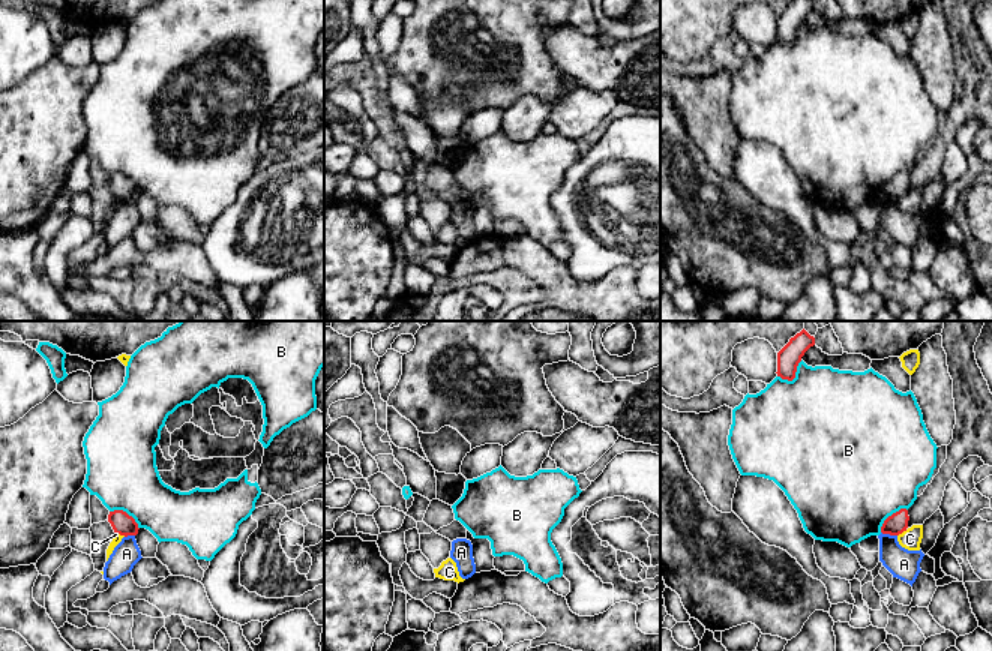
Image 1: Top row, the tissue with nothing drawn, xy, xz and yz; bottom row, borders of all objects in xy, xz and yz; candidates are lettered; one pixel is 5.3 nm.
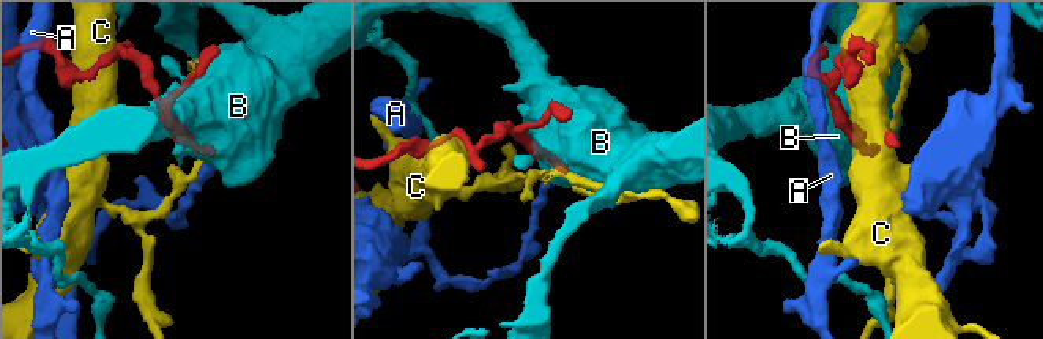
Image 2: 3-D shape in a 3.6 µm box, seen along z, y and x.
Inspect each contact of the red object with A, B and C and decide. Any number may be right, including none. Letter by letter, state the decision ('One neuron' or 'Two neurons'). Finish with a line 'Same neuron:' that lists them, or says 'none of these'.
A: Two neurons
B: Two neurons
C: Two neurons
Same neuron: none of these

